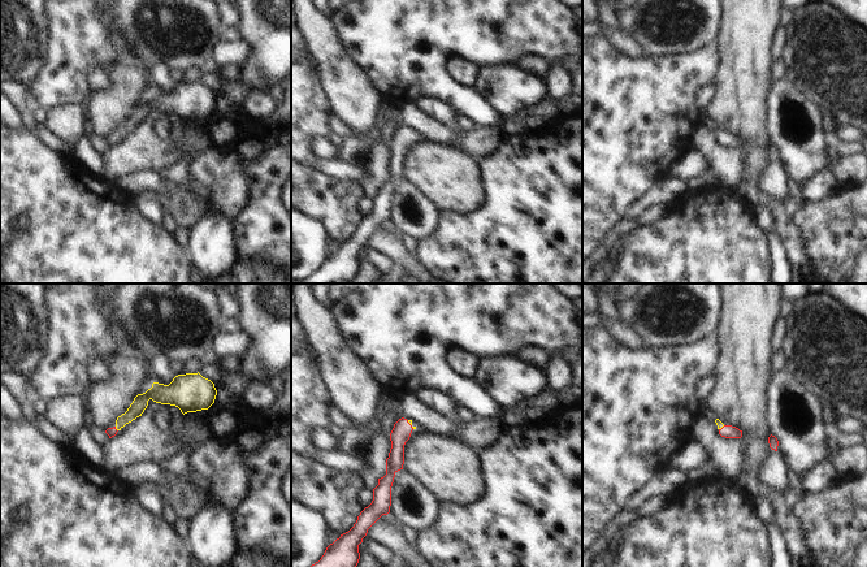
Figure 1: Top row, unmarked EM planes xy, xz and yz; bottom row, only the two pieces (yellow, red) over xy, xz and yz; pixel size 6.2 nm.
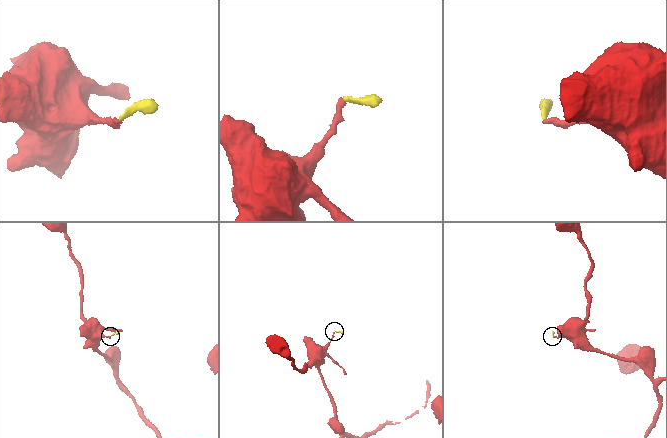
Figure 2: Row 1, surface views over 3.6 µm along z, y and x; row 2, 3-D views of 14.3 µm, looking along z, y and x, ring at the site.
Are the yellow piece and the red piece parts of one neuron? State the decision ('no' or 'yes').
yes

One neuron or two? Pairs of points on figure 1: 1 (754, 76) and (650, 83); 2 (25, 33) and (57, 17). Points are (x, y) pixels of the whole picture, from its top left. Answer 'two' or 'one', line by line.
1: two
2: two

